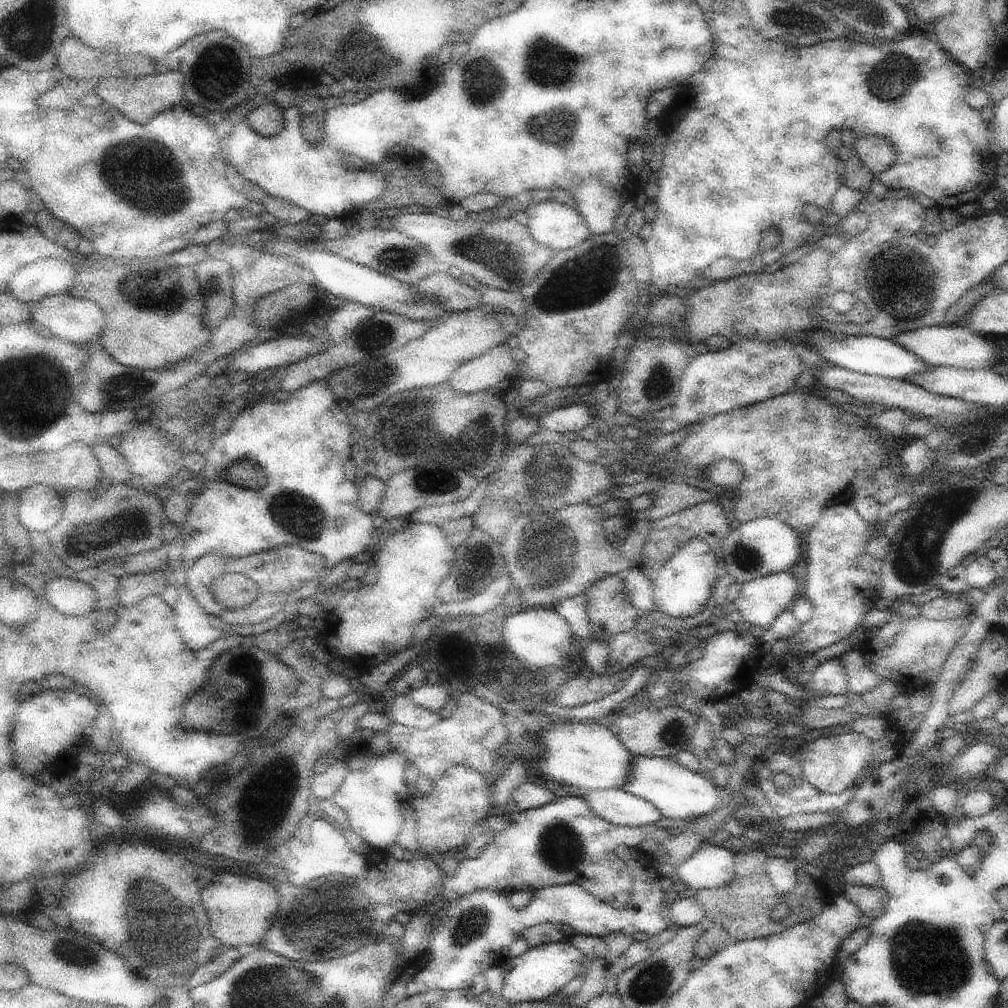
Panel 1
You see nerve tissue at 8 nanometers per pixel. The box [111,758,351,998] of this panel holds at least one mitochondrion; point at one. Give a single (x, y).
(170, 913)

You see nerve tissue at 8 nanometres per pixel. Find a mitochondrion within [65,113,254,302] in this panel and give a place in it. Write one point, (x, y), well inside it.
(135, 157)

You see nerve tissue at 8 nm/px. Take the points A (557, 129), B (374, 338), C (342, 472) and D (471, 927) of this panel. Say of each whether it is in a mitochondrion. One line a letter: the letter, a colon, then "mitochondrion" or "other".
A: mitochondrion
B: mitochondrion
C: other
D: mitochondrion

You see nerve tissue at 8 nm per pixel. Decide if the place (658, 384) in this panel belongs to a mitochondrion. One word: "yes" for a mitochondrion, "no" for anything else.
yes

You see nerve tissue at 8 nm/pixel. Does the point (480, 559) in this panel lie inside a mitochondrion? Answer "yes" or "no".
no

